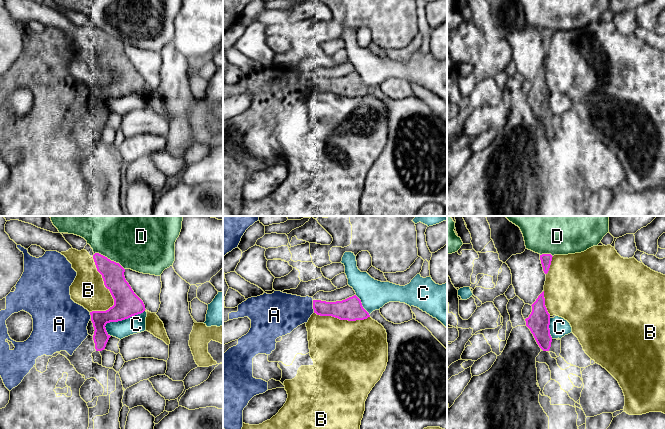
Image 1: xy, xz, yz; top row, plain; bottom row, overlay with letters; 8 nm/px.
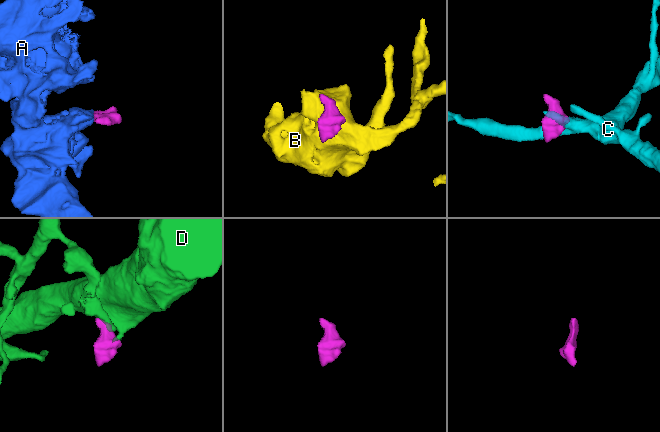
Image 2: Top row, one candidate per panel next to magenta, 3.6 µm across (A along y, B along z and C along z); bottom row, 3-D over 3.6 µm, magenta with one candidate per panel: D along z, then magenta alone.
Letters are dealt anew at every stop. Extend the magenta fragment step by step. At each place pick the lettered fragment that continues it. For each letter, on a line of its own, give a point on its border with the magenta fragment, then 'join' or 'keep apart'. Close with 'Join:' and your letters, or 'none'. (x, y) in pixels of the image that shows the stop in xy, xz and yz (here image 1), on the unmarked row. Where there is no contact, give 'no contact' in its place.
A: contact xz (313, 82); join
B: contact xy (104, 60); keep apart
C: contact xy (120, 96); keep apart
D: contact xy (109, 35); keep apart
Join: A

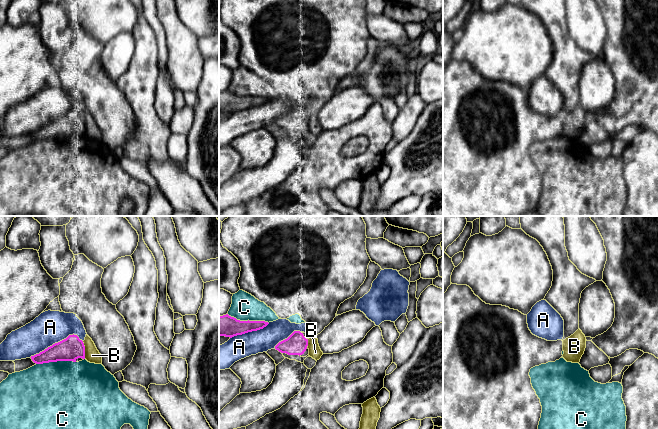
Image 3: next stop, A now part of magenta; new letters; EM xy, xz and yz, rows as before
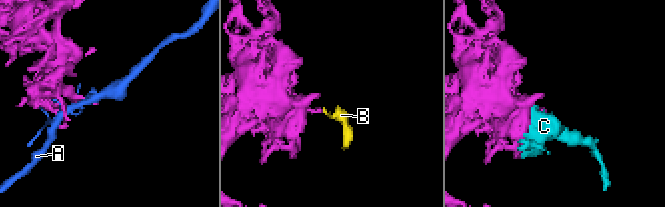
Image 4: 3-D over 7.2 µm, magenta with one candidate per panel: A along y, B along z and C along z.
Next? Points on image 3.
A: contact xy (56, 119); keep apart
B: contact xy (84, 126); keep apart
C: contact xz (248, 96); keep apart
Join: none

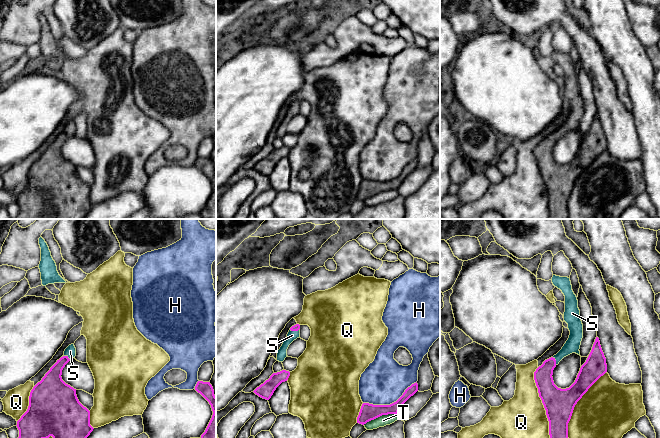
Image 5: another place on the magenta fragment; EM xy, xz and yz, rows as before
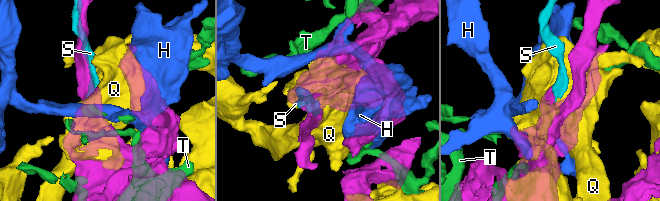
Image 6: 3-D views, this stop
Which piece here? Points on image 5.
H: contact xz (390, 180); keep apart
Q: contact yz (543, 180); keep apart
S: contact xy (67, 132); join
T: contact xz (379, 192); keep apart
Join: S

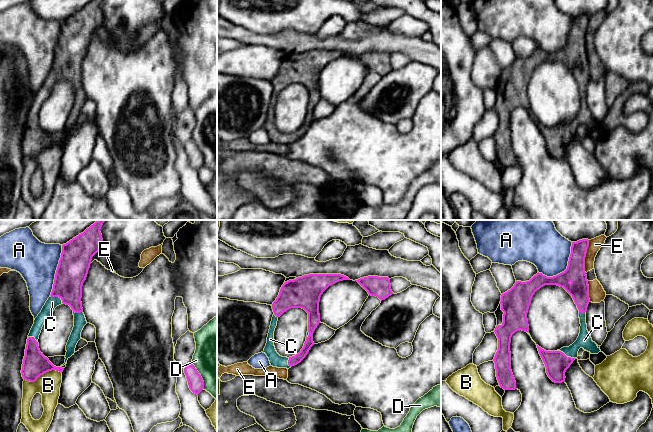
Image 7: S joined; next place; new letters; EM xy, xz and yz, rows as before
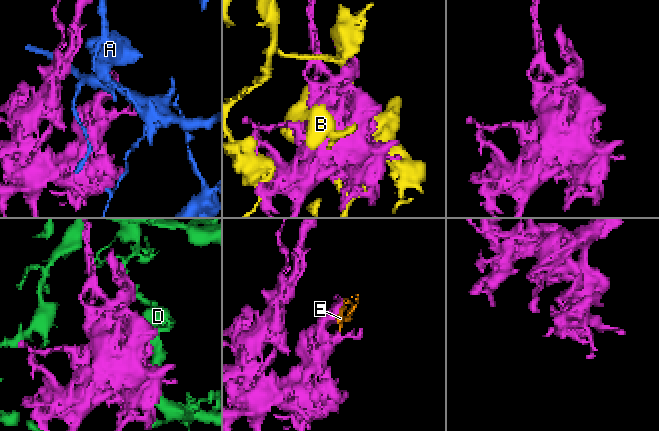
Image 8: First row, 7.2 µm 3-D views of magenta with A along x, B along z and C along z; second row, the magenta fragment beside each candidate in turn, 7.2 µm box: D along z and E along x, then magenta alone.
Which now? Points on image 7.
A: contact yz (566, 45); keep apart
B: contact xy (42, 150); keep apart
C: contact yz (565, 131); join
D: contact xy (200, 151); keep apart
E: contact yz (585, 32); keep apart
Join: C

